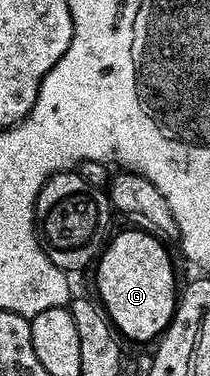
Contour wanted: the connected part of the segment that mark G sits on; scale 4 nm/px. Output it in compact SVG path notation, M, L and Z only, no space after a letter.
M138 230L127 231L131 232L119 232L116 236L114 233L98 257L97 267L94 269L95 284L99 287L98 299L110 316L112 324L124 337L127 335L131 340L155 342L162 337L175 317L177 288L175 292L175 272L171 269L171 256L163 249L166 248L164 241L158 240L156 236Z

